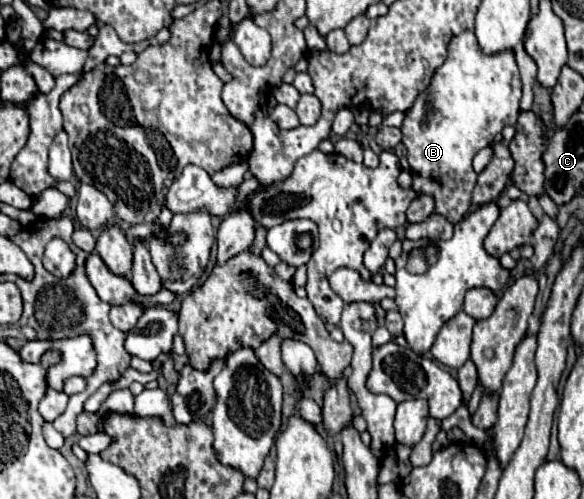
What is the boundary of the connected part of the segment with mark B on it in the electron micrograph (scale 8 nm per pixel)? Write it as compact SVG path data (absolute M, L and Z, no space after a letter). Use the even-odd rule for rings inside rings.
M465 31L453 37L447 51L449 55L445 63L435 71L431 79L431 89L421 93L413 109L405 113L401 131L403 131L403 145L407 147L407 161L417 175L417 179L413 179L413 189L417 193L433 195L435 211L445 215L451 223L457 223L471 207L471 191L477 179L477 173L473 171L473 165L471 165L473 157L483 147L491 145L493 137L499 131L503 131L503 127L517 125L519 101L521 101L521 75L519 75L519 67L517 67L513 51L485 55L479 49L479 43L473 31ZM433 181L439 185L437 193L433 193Z

